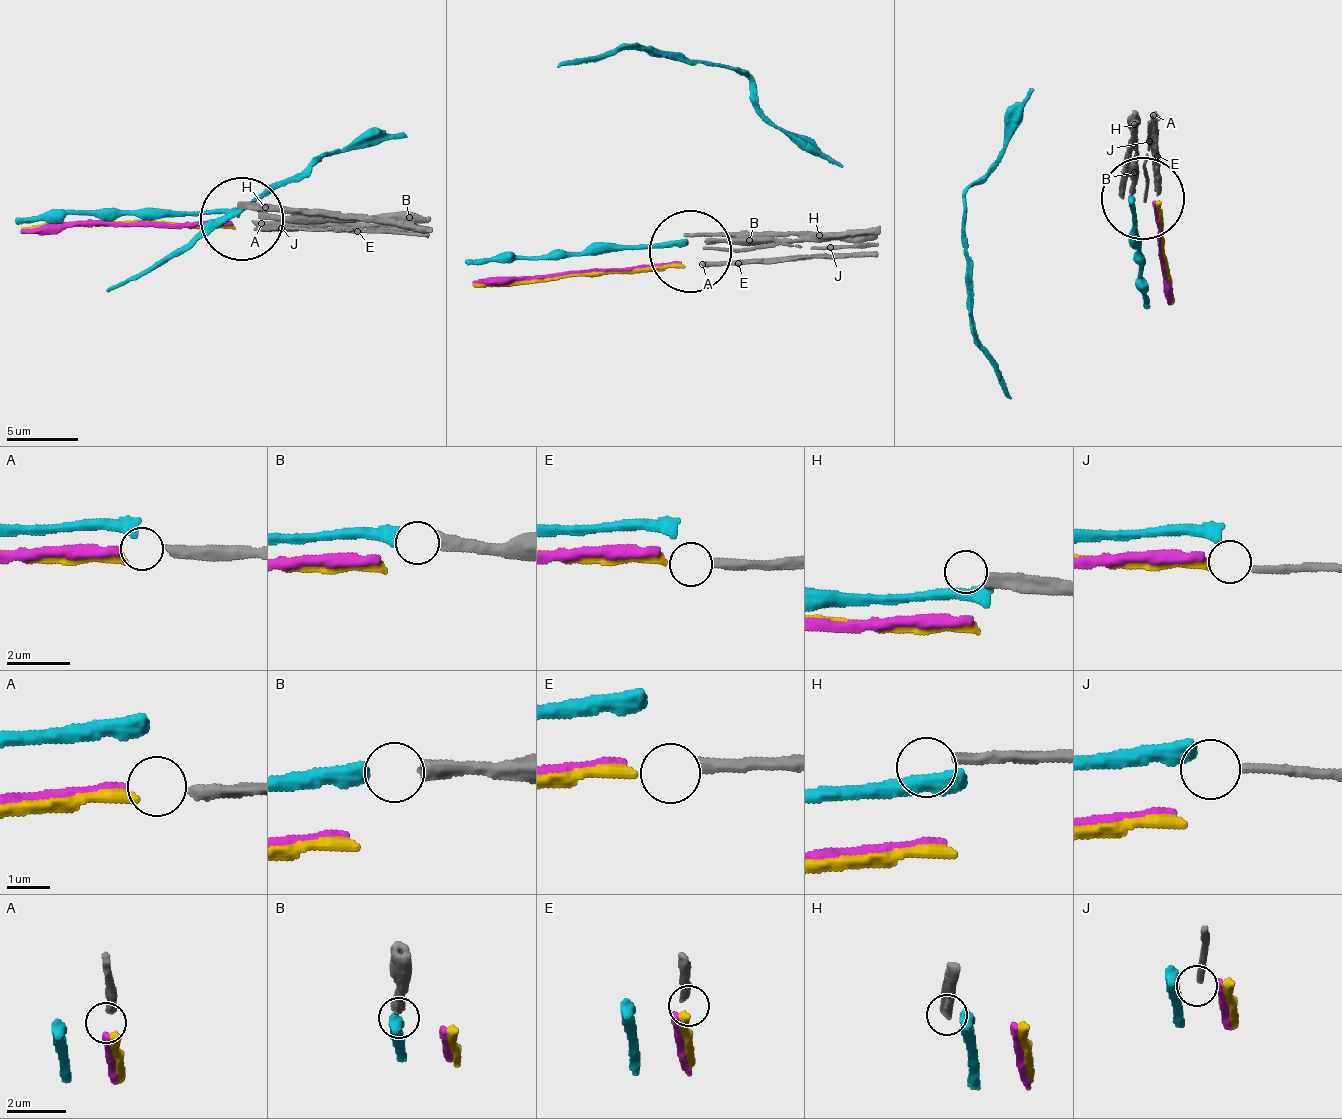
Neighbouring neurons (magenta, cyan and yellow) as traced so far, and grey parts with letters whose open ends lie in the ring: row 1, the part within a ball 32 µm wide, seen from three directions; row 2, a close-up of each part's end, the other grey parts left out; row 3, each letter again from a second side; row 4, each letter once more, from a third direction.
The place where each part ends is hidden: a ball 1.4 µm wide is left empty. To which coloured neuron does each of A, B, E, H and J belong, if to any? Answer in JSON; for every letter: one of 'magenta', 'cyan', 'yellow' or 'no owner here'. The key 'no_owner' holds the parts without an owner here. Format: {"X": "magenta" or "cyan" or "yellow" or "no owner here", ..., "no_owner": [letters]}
{"A": "magenta", "B": "cyan", "E": "yellow", "H": "no owner here", "J": "no owner here", "no_owner": ["H", "J"]}

